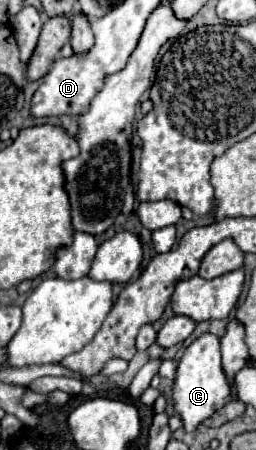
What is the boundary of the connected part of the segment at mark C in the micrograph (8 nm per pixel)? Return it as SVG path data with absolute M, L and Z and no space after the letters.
M204 333L198 337L178 361L174 385L172 385L172 405L178 417L182 419L184 431L194 431L200 423L204 423L212 413L216 413L230 397L230 383L222 371L220 363L220 339L212 333Z

